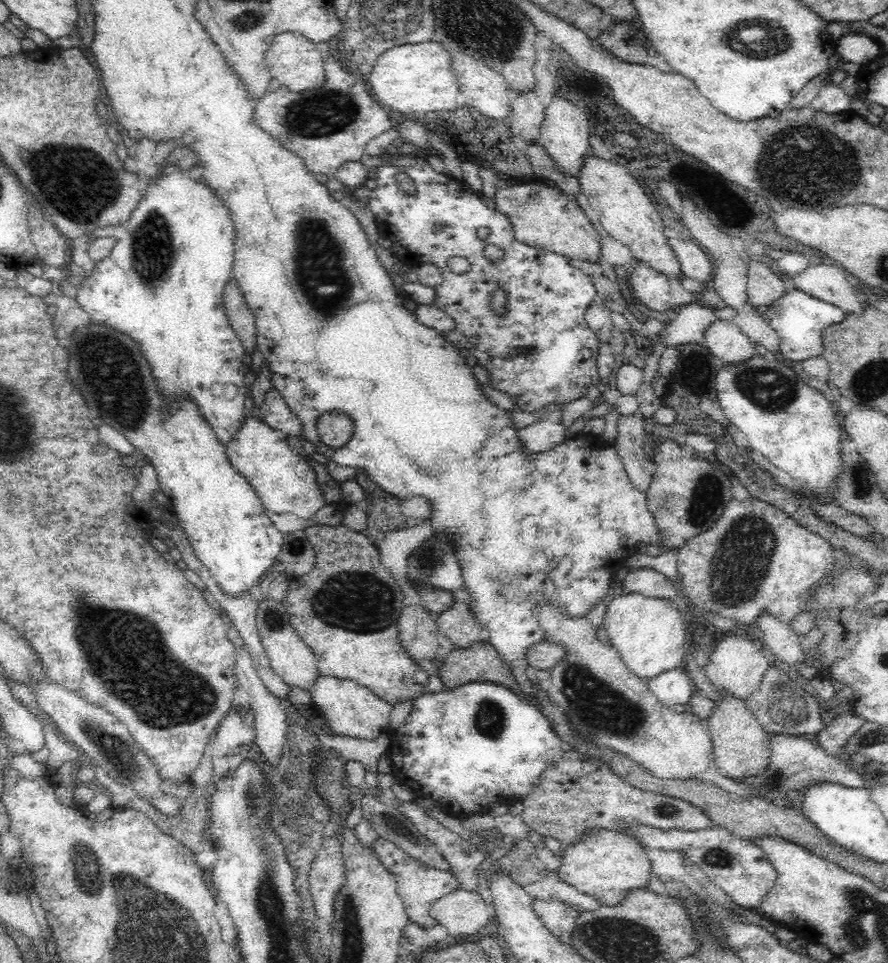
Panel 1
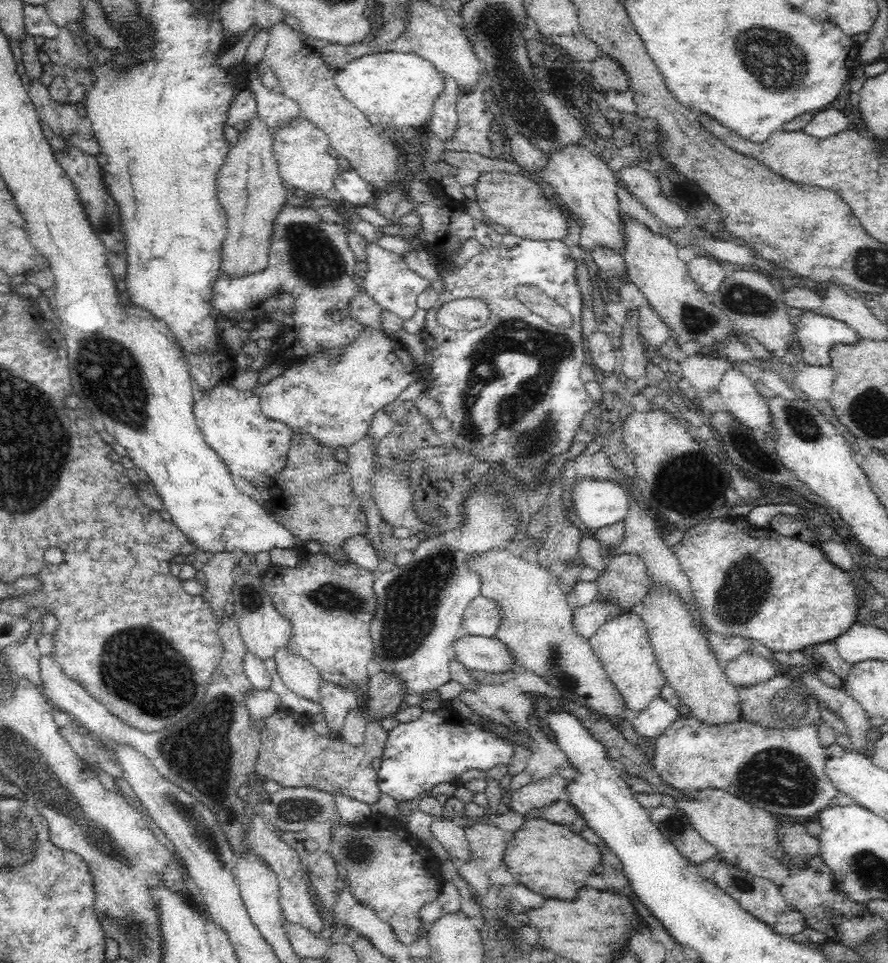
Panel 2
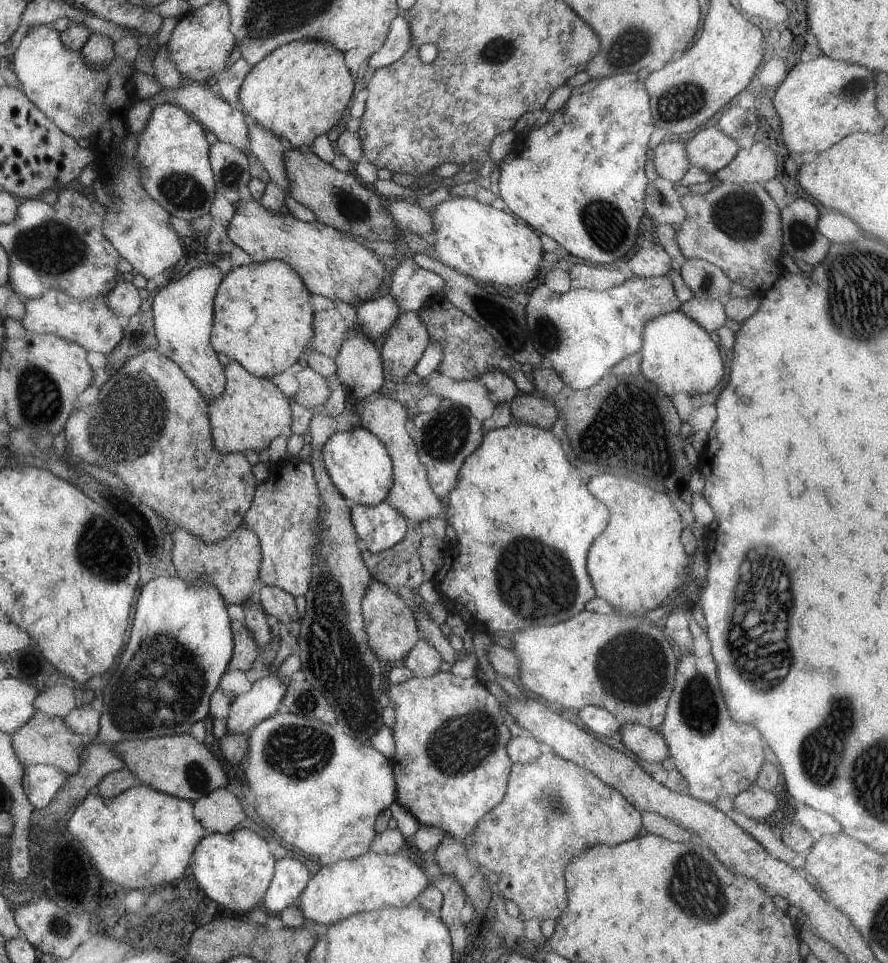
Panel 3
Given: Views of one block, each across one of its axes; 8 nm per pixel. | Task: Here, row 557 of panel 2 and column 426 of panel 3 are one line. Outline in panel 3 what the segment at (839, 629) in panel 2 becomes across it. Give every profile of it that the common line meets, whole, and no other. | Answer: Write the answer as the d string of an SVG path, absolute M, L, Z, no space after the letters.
M449 671L436 672L433 676L421 678L414 676L404 682L389 684L389 690L385 692L389 698L389 704L394 710L394 723L391 728L392 739L395 746L394 754L390 759L393 780L395 780L395 802L409 810L409 814L417 819L419 826L439 828L443 834L449 834L457 842L464 842L465 837L475 828L477 821L498 802L501 802L508 782L508 774L511 768L511 760L507 758L505 746L511 737L507 726L503 722L501 709L497 699L484 687L484 683L476 677L462 678Z

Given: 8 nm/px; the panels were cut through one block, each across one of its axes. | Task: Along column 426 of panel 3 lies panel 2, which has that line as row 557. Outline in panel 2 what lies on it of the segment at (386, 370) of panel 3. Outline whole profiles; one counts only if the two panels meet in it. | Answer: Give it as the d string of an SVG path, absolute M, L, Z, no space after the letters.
M294 433L291 436L290 450L287 454L285 469L273 477L268 488L272 501L272 520L287 528L302 541L316 540L321 543L321 551L327 552L336 562L348 562L340 546L344 540L359 534L367 534L366 517L361 510L357 494L354 494L353 483L346 464L341 464L334 457L334 450L322 447L310 434Z

